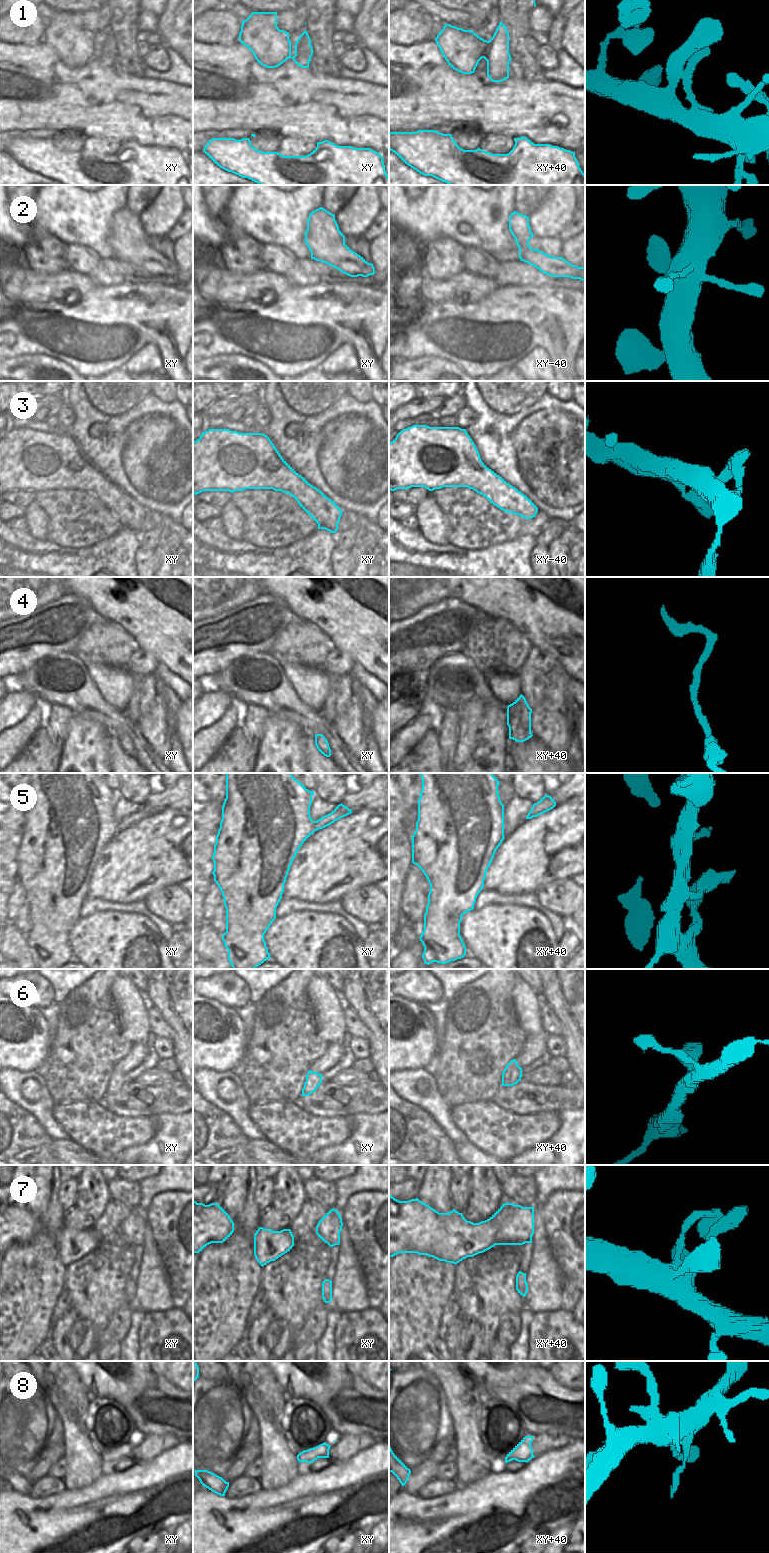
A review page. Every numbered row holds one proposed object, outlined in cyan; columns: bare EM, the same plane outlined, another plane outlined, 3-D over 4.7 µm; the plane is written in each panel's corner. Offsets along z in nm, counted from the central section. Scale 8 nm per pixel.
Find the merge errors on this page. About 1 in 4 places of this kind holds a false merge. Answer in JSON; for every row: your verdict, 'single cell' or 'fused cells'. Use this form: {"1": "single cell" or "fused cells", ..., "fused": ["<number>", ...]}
{"1": "single cell", "2": "single cell", "3": "single cell", "4": "single cell", "5": "single cell", "6": "single cell", "7": "single cell", "8": "single cell", "fused": []}

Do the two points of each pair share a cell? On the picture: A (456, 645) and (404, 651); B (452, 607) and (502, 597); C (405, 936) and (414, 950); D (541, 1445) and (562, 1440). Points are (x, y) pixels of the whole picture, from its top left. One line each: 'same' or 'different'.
A: same
B: different
C: different
D: same

